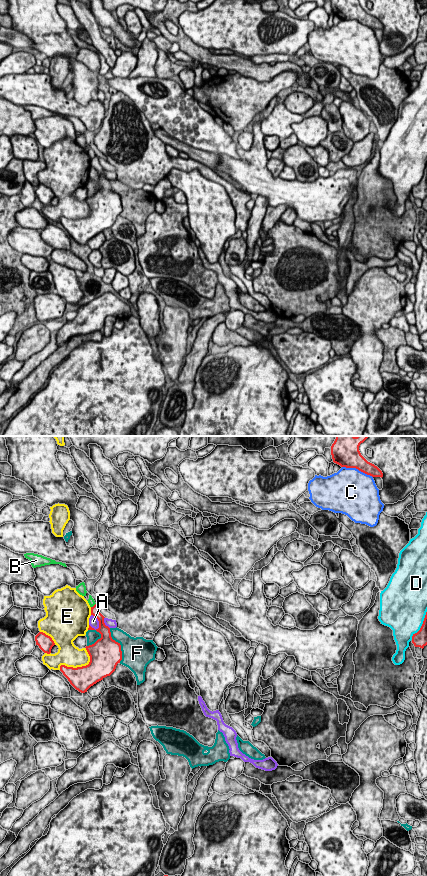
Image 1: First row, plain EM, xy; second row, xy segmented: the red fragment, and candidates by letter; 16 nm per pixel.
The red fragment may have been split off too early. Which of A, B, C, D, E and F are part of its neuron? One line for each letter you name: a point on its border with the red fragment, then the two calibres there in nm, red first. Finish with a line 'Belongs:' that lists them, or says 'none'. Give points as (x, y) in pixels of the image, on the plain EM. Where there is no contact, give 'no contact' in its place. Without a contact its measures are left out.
Belongs: none

